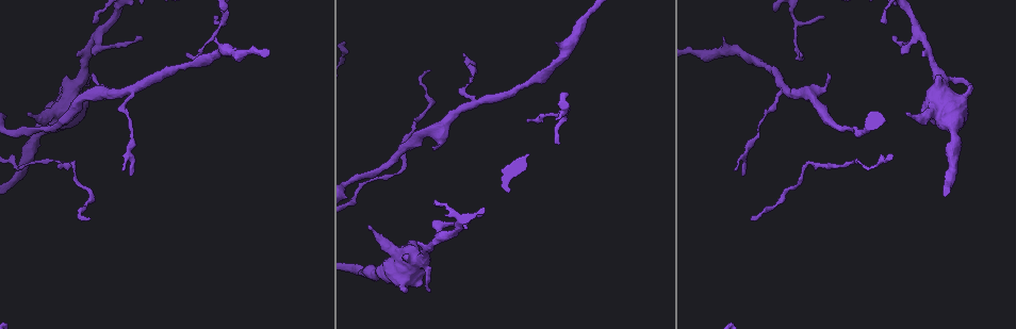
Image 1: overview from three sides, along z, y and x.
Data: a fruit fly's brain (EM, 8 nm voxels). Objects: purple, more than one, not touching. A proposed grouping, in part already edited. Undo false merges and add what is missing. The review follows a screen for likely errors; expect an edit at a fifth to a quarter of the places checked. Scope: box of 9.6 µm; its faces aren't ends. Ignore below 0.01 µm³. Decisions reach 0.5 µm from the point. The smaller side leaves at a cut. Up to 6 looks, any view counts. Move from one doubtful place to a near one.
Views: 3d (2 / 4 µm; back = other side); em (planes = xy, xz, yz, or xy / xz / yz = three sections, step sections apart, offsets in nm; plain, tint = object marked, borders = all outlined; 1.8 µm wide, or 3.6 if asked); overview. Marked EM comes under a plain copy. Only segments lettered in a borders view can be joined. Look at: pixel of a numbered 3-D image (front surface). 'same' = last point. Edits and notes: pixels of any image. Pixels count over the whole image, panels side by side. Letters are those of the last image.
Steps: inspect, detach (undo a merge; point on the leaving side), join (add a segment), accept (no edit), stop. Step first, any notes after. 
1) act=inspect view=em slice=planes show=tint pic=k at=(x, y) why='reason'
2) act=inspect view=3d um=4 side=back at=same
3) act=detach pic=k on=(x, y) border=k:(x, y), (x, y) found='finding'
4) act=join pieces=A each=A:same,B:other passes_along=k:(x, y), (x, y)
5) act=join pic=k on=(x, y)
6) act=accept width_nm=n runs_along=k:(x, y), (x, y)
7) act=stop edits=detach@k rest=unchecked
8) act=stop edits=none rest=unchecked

act=inspect view=3d um=2 pic=1 at=(27, 113) why='an open end'

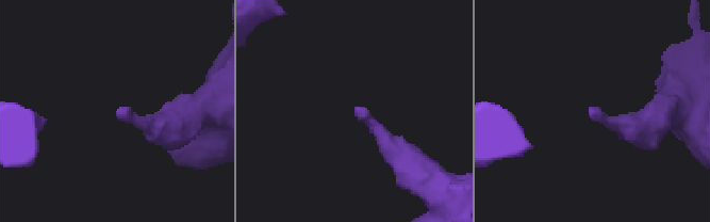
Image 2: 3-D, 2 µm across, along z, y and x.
act=inspect view=em slice=planes show=borders pic=2 at=(590, 107)

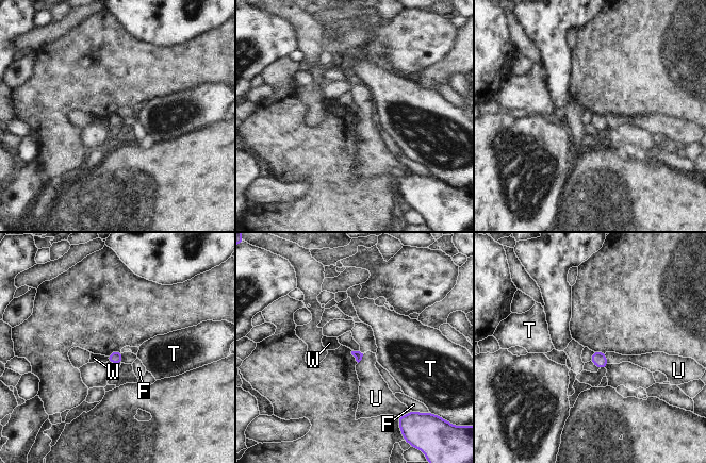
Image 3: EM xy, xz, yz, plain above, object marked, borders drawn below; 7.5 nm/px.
act=accept each=F:other,T:other,U:other,W:other found='none of them fits'

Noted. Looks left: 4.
act=inspect view=em slice=planes show=borders pic=1 at=(824, 17)

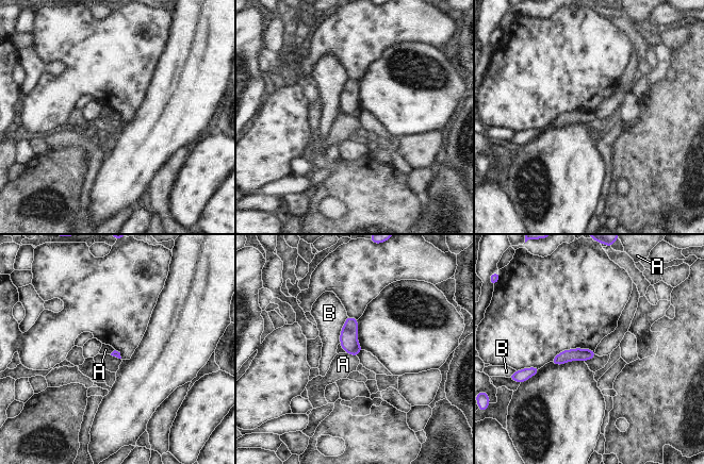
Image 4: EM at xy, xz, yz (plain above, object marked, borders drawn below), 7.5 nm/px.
act=accept each=A:other,B:other runs_along=4:(592, 353), (571, 354), (555, 361) found='no lettered segment goes on from it'

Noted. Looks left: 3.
act=inspect view=3d um=2 pic=1 at=(735, 170) why='tapers out'

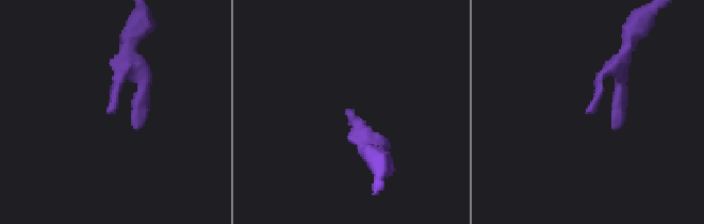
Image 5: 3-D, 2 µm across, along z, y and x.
act=inspect view=em slice=xz step=8 show=borders pic=5 at=(587, 110)

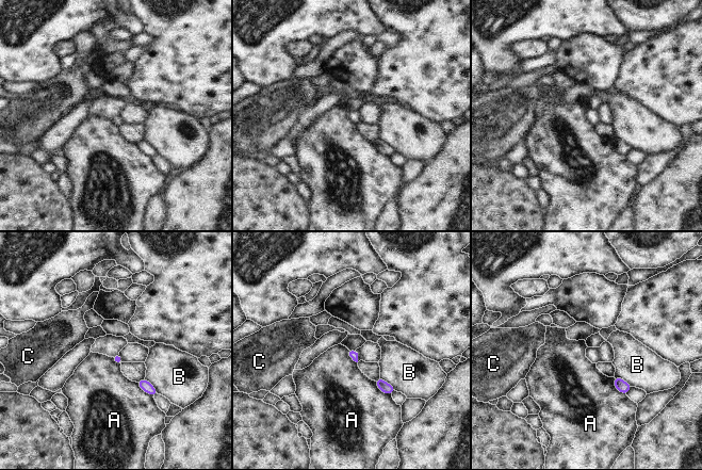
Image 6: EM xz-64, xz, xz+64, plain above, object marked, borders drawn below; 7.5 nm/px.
act=accept each=A:other,B:other,C:other found='none of them fits'

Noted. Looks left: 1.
act=stop edits=none rest=unchecked

